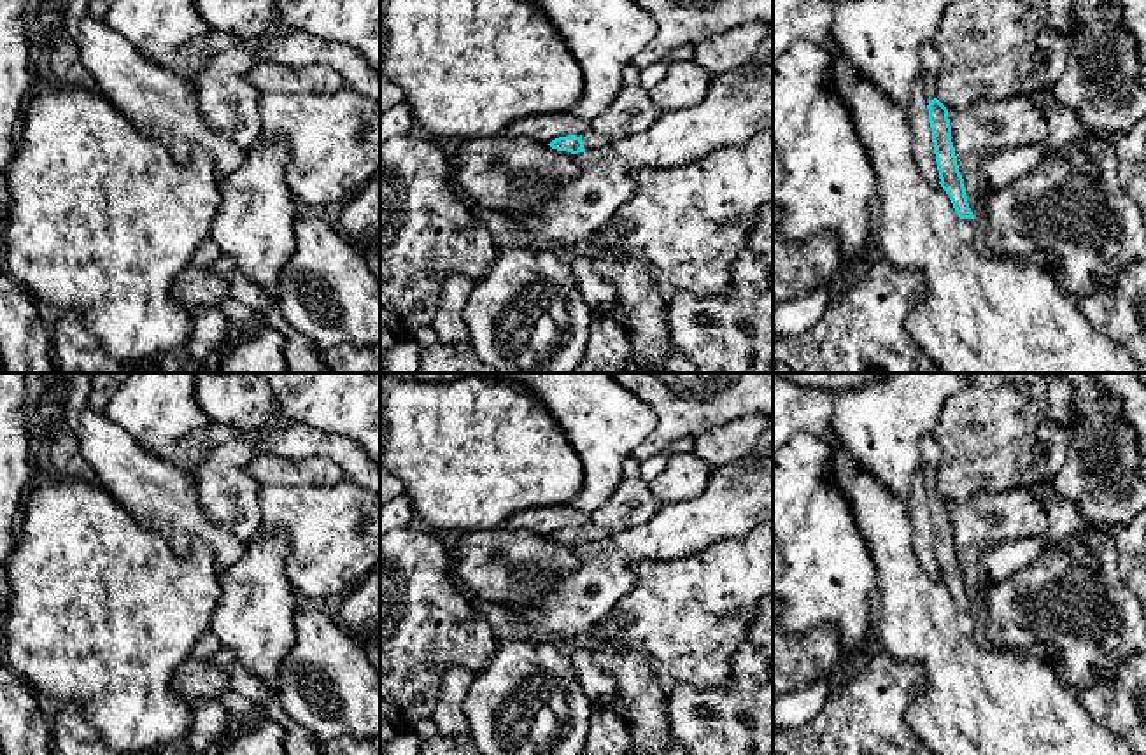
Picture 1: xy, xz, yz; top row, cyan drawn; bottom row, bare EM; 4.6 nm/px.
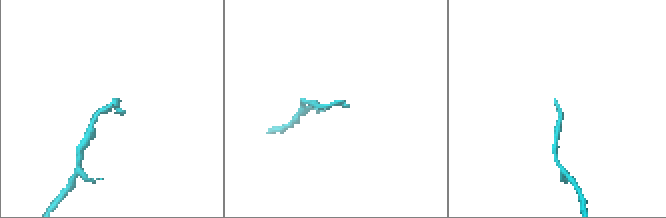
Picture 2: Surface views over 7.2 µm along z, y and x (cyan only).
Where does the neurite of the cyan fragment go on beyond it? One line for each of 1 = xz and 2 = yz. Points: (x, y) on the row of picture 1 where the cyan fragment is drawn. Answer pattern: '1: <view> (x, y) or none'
1: xz (631, 111)
2: yz (927, 77)

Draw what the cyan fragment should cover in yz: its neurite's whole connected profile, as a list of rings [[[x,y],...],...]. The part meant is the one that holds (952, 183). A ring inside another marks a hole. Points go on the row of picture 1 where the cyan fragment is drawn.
[[[930,72],[922,74],[922,81],[929,86],[927,109],[929,123],[932,128],[934,154],[939,170],[941,187],[950,196],[953,208],[960,219],[973,219],[973,212],[967,203],[964,179],[959,172],[955,147],[951,142],[951,126],[948,119],[948,109],[936,98],[932,84],[936,75]]]

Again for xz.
[[[624,86],[608,107],[591,121],[591,130],[580,137],[568,135],[548,145],[571,154],[598,151],[624,137],[633,137],[650,128],[662,114],[641,86]]]

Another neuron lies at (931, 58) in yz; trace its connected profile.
[[[927,40],[920,46],[918,56],[922,61],[923,72],[937,75],[944,65],[943,54],[936,47],[934,40]]]

